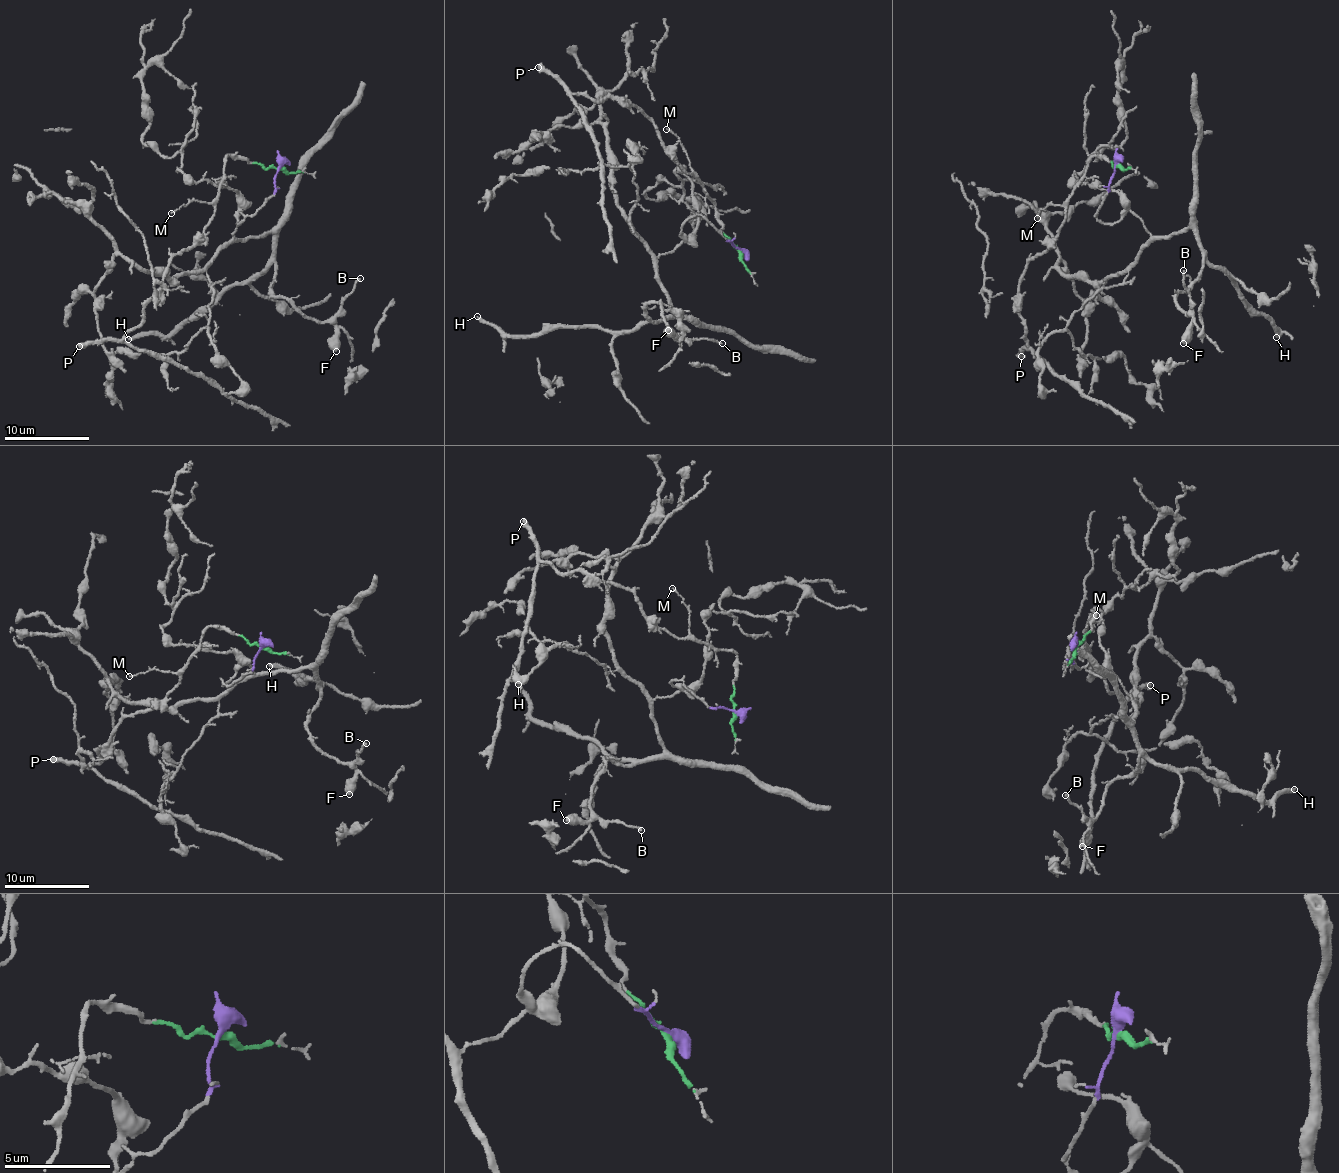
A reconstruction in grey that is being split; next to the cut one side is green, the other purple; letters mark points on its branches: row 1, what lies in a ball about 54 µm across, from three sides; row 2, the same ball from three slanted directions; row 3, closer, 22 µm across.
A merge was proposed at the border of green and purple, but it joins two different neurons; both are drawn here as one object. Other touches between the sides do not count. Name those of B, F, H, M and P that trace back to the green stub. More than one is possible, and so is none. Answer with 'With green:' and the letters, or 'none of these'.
With green: M, P

